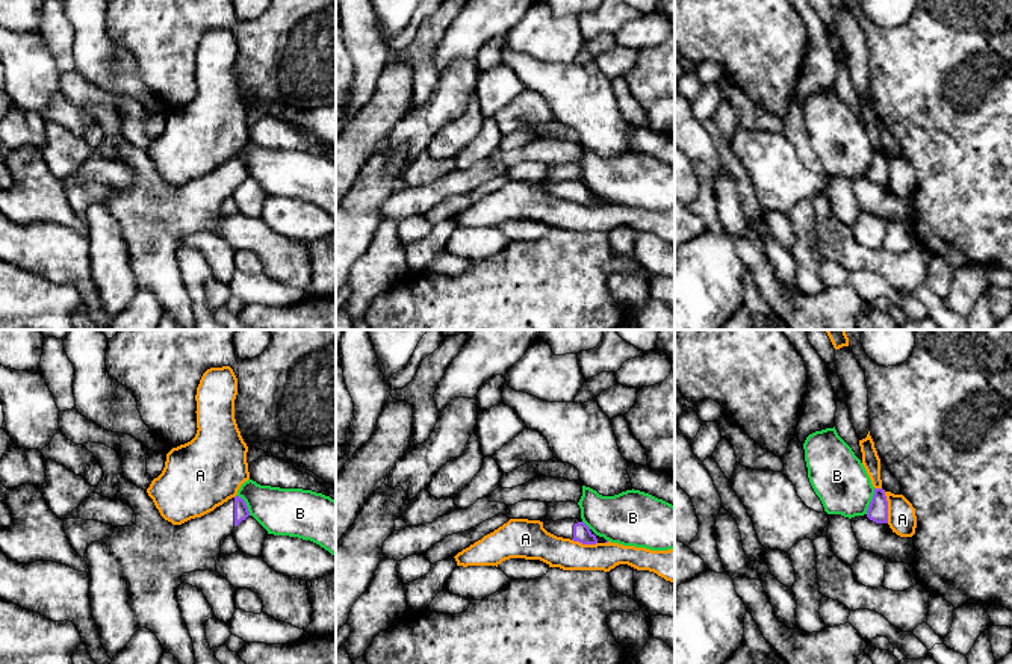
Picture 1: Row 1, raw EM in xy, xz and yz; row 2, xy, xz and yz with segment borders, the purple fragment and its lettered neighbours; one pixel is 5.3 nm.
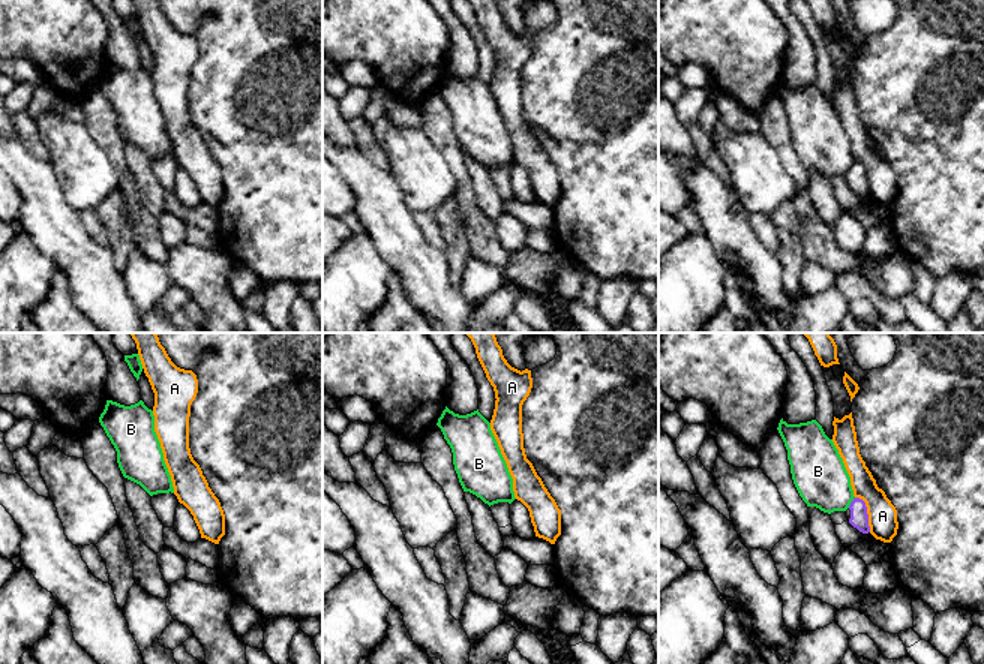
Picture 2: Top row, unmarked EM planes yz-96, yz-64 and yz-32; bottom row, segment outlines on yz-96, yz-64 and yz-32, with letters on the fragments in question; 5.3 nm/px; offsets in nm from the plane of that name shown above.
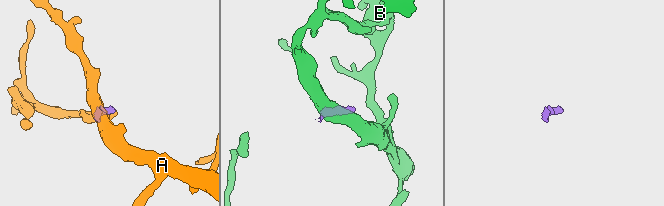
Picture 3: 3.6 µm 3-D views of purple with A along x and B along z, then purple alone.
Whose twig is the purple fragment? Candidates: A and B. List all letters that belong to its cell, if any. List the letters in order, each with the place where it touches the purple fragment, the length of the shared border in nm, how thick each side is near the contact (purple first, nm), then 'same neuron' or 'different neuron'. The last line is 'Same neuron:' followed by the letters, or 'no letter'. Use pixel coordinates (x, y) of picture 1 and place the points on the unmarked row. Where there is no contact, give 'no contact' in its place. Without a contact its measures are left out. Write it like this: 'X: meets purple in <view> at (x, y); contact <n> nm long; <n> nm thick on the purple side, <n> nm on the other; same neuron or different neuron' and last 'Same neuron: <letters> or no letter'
A: meets purple in yz at (887, 164); contact 200 nm long; 110 nm thick on the purple side, 150 nm on the other; different neuron
B: meets purple in yz at (872, 162); contact 140 nm long; 110 nm thick on the purple side, 300 nm on the other; different neuron
Same neuron: no letter

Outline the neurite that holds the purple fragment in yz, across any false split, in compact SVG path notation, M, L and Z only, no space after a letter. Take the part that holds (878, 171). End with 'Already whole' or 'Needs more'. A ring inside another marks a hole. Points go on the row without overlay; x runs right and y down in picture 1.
M874 150L867 178L876 185L888 185L888 162L883 150Z. Already whole

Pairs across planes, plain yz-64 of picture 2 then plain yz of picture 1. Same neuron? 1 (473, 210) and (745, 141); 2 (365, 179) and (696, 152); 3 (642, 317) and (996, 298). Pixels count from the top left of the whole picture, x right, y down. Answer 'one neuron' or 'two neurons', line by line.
1: two neurons
2: two neurons
3: one neuron

